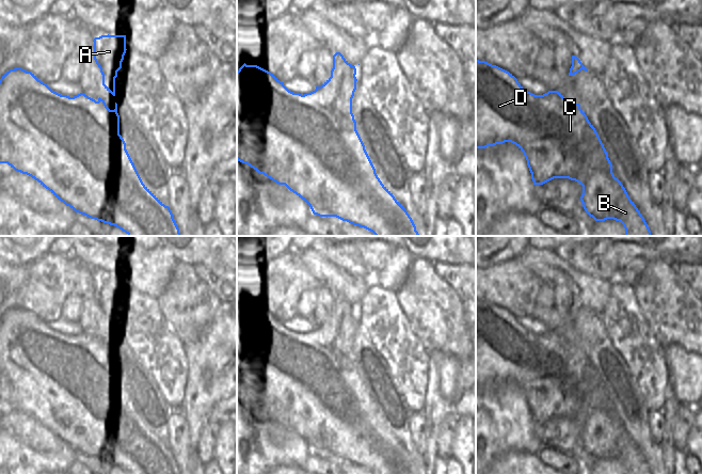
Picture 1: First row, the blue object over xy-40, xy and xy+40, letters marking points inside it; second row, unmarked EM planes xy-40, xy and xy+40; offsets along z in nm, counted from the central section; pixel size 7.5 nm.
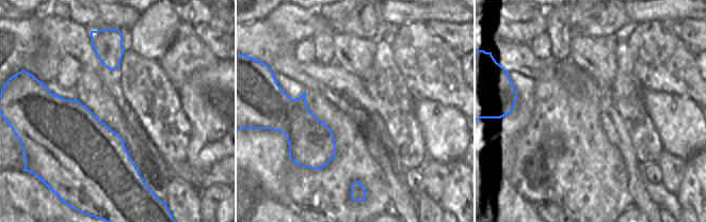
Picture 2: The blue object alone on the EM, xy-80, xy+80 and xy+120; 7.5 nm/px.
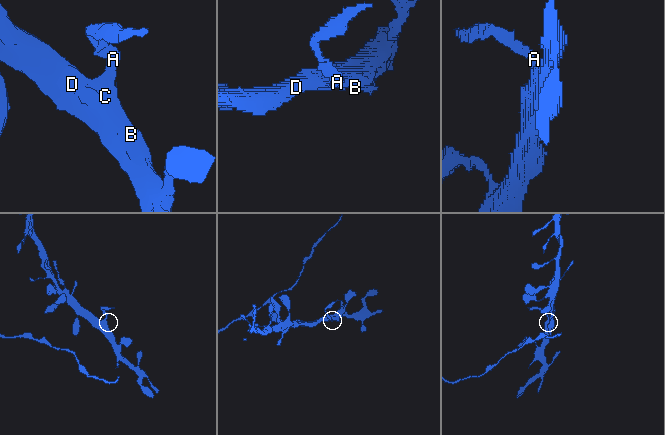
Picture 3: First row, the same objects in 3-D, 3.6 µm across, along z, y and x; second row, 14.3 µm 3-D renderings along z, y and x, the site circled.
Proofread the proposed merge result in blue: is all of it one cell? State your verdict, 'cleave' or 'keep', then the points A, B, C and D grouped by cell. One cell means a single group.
keep; A B C D

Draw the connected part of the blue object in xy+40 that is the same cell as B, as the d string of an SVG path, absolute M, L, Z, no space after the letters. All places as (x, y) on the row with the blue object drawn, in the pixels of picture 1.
M476 59L476 148L485 148L488 146L494 146L496 144L502 144L505 142L511 142L515 144L524 154L527 165L531 173L531 179L533 185L543 185L554 178L569 178L571 180L575 180L583 186L583 194L580 196L580 201L583 203L583 207L585 211L592 217L595 221L605 221L607 219L613 219L616 221L620 221L625 228L625 236L652 236L651 231L634 204L634 202L629 199L625 188L621 184L621 181L615 177L612 173L612 164L608 158L608 154L595 130L593 125L589 122L585 112L580 109L579 104L571 104L561 93L558 91L548 91L543 95L535 95L528 91L526 91L517 81L517 79L510 74L509 72L496 66L492 65L485 61L479 61Z

